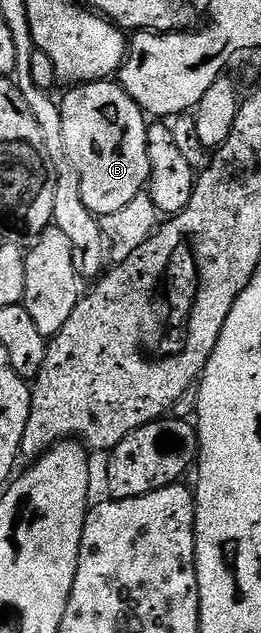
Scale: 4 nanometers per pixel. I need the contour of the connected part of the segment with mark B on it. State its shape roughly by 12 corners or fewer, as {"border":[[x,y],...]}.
{"border":[[113,80],[61,98],[90,212],[147,188],[147,114]]}

